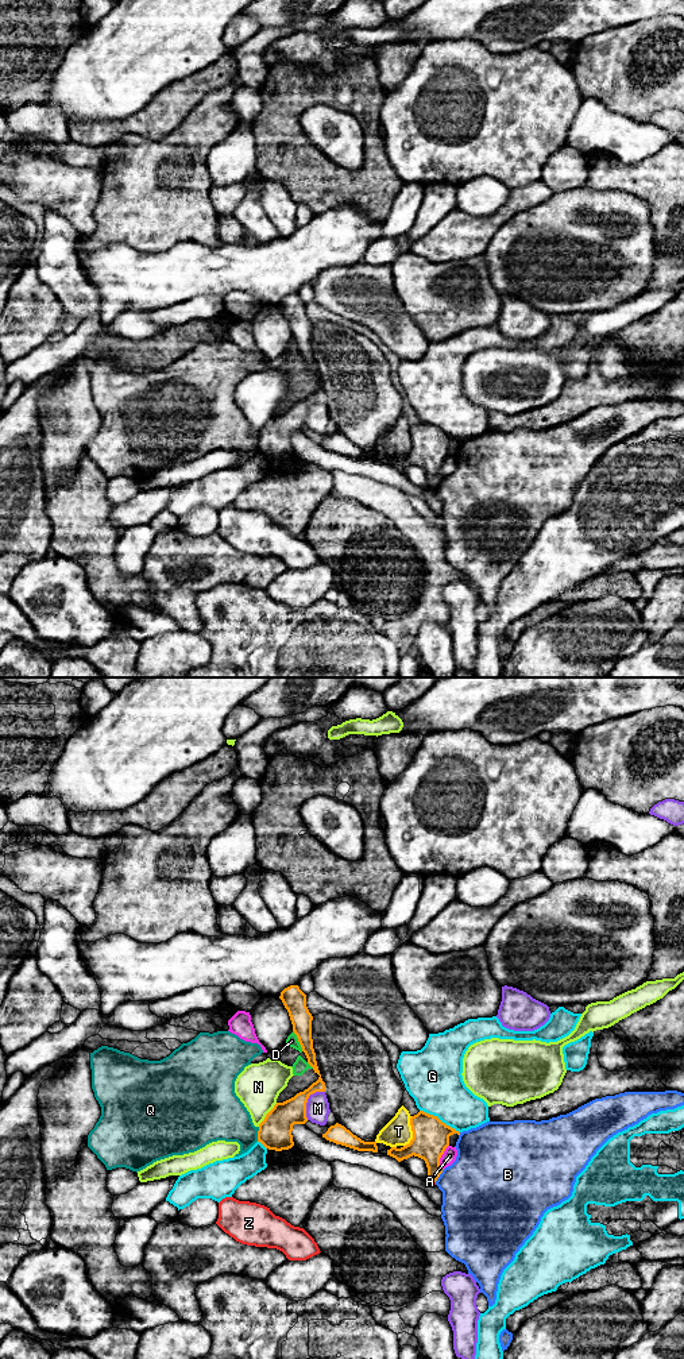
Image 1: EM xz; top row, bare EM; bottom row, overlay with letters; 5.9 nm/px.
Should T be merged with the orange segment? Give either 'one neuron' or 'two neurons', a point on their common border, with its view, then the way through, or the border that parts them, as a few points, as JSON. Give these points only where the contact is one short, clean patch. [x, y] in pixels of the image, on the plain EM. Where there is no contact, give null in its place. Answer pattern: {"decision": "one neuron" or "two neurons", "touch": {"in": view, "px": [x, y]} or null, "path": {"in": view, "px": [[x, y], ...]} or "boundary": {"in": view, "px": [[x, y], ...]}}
{"decision": "two neurons", "touch": {"in": "xz", "px": [413, 441]}, "boundary": {"in": "xz", "px": [[412, 425], [412, 448], [404, 455]]}}

